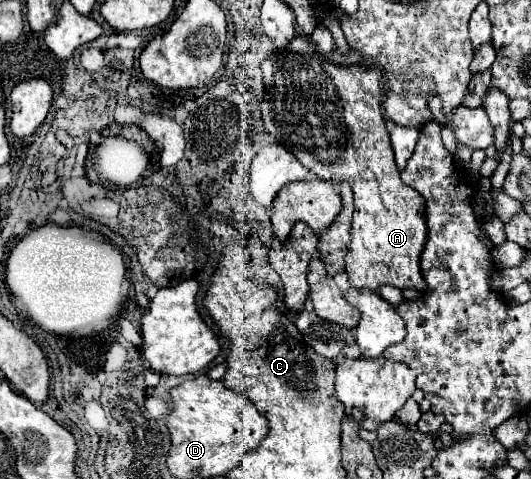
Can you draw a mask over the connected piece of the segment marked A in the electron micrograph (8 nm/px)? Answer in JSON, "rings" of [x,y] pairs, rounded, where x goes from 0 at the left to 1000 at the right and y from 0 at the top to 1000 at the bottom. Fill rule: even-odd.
{"rings":[[[554,77],[550,90],[539,102],[524,106],[516,123],[501,123],[493,132],[493,152],[501,177],[501,198],[493,211],[501,269],[542,311],[550,311],[565,340],[595,361],[606,378],[655,378],[667,395],[670,441],[663,461],[663,499],[652,532],[659,595],[674,608],[712,608],[723,595],[738,595],[757,608],[802,612],[802,587],[791,566],[791,532],[806,491],[798,415],[787,399],[753,378],[753,357],[742,340],[734,286],[723,265],[719,152],[712,152],[708,140],[637,140],[629,132],[618,132],[610,115],[595,106],[584,86],[576,86],[576,77]]]}

